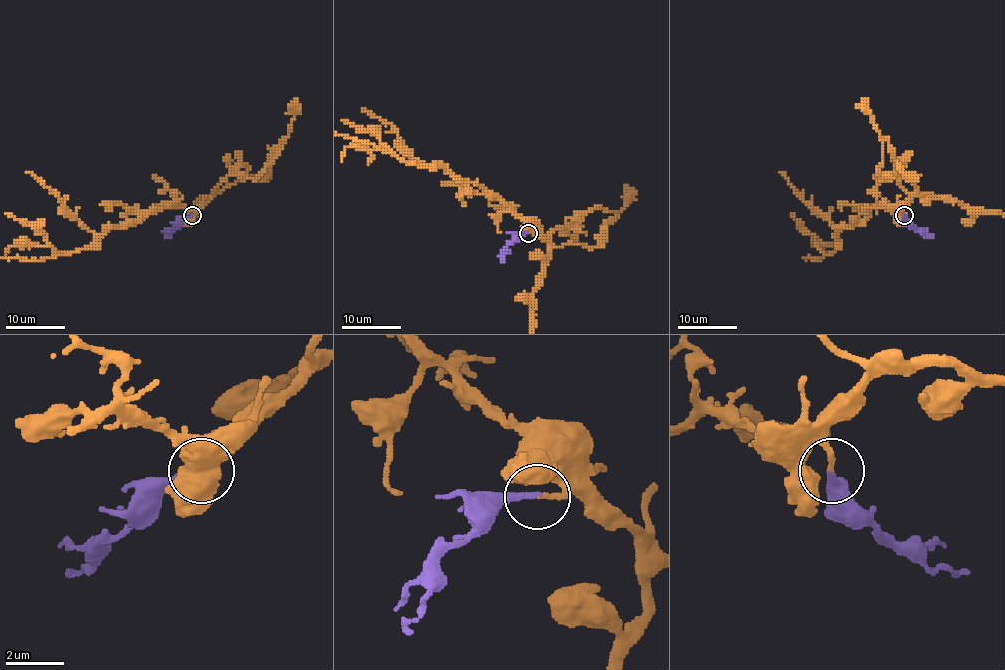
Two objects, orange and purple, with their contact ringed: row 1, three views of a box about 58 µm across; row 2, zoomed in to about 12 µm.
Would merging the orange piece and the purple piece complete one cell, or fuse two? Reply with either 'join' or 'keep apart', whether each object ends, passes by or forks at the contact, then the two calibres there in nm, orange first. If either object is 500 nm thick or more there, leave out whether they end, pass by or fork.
join; orange ends; purple ends; calibres 150 and 200 nm

